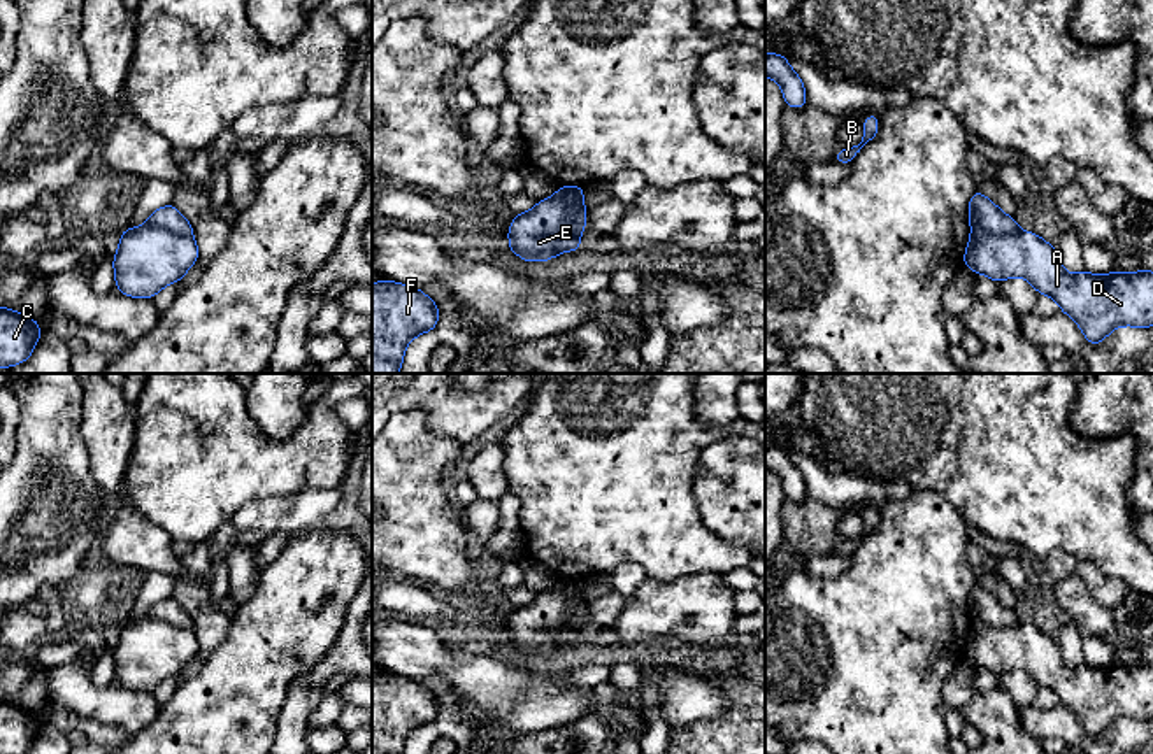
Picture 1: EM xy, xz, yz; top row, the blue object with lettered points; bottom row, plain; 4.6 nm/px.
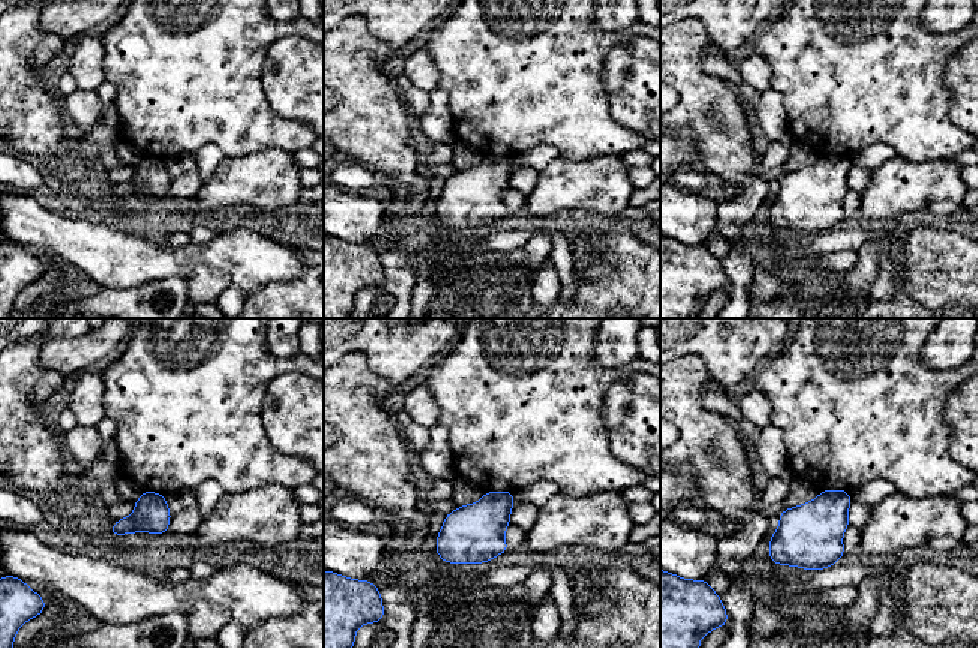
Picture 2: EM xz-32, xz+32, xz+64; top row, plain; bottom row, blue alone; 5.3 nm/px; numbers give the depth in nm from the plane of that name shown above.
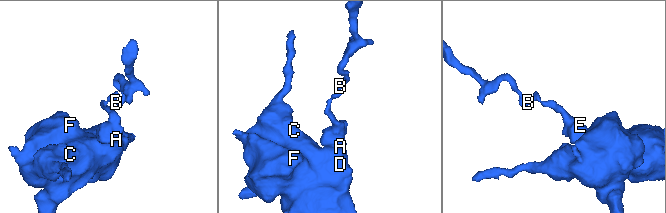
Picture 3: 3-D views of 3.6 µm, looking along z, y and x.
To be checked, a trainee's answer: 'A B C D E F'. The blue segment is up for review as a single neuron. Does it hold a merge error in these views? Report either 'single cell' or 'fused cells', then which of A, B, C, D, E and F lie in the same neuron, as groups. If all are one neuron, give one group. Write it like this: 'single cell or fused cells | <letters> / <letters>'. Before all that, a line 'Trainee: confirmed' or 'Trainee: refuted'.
Trainee: refuted
fused cells | A C D E F / B

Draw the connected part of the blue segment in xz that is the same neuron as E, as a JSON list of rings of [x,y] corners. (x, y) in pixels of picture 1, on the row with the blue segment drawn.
[[[563,186],[556,198],[544,198],[523,214],[516,214],[507,237],[509,251],[523,261],[548,261],[560,253],[581,251],[579,237],[570,228],[577,212],[586,212],[584,186]]]

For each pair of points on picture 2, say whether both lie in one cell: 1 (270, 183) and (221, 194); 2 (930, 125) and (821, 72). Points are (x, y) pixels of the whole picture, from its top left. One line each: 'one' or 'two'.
1: one
2: one

